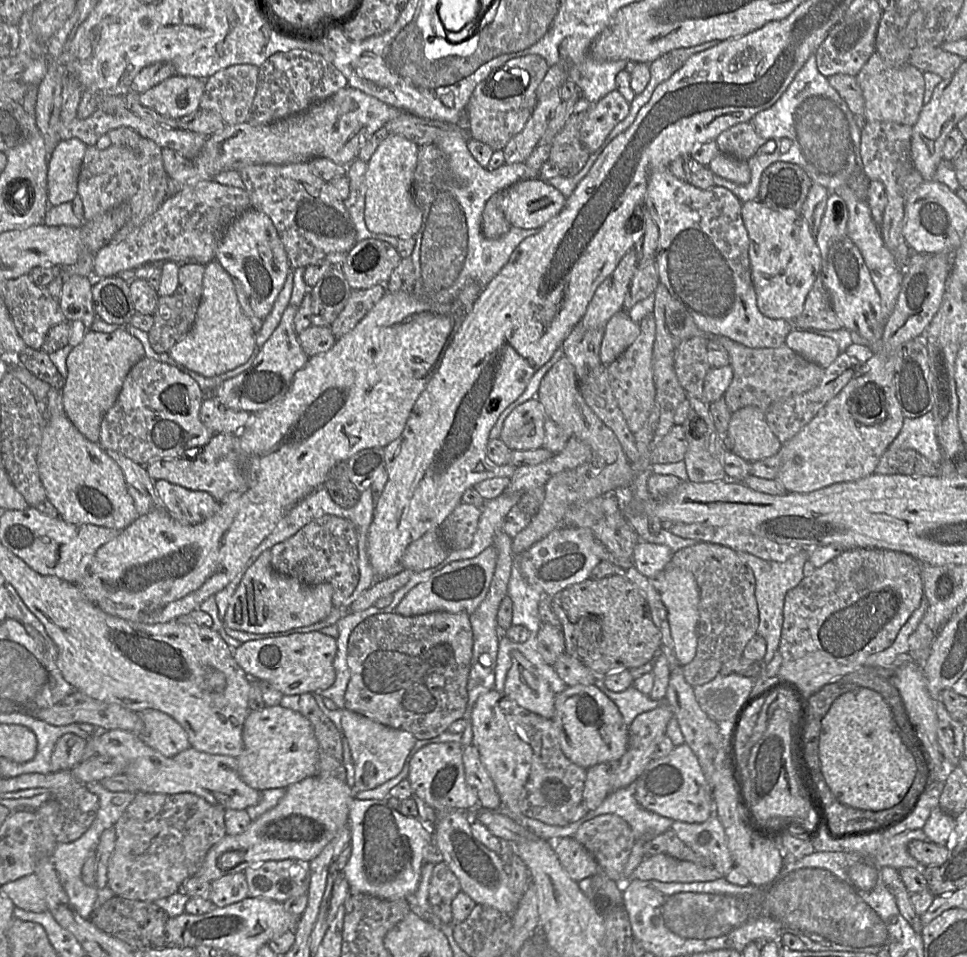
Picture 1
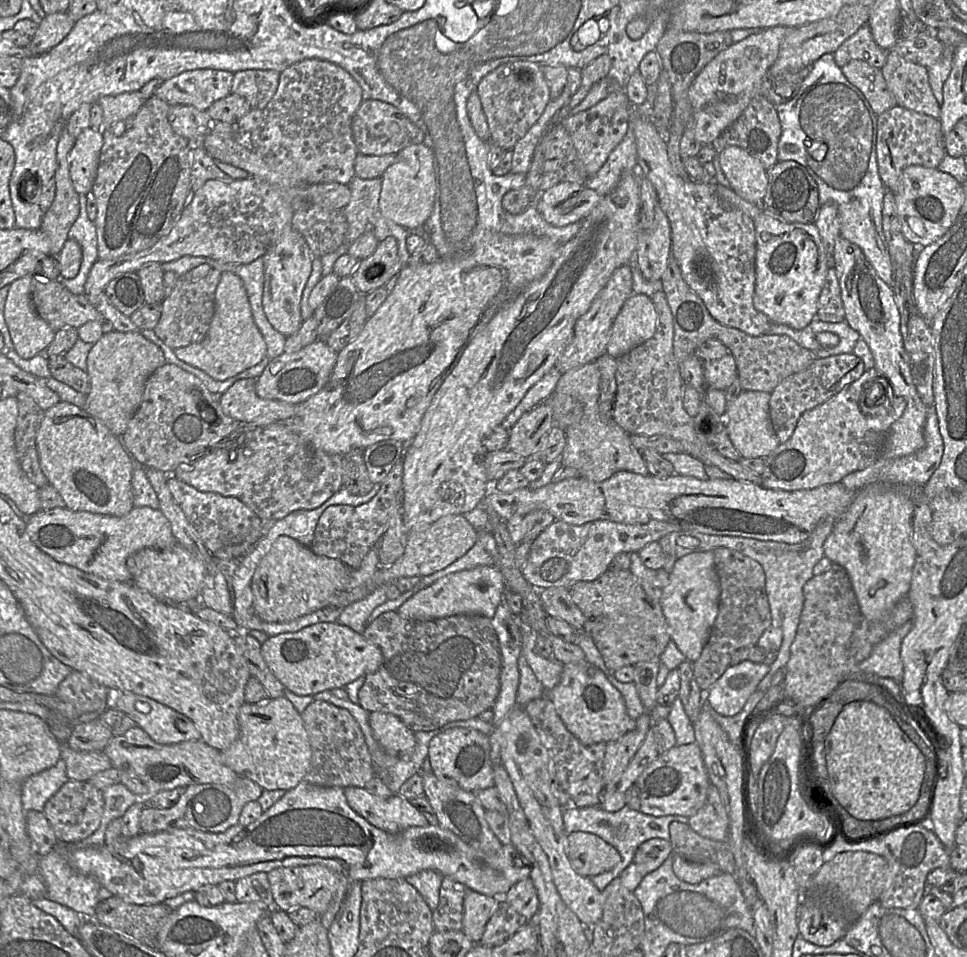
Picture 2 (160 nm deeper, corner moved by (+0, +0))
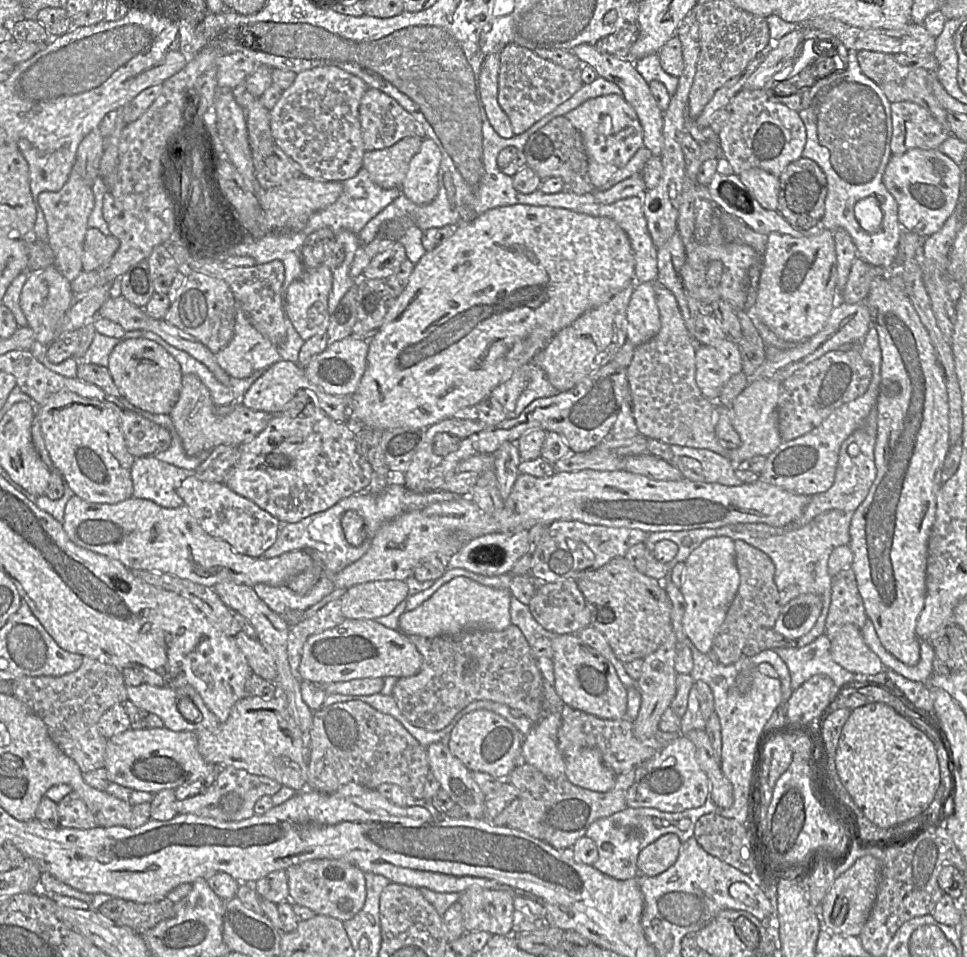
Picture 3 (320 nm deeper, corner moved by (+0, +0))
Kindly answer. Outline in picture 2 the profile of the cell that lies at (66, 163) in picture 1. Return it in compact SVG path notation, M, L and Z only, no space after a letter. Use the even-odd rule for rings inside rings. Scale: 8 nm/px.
M88 127L76 138L68 162L70 177L75 191L79 195L92 190L103 146L103 134Z

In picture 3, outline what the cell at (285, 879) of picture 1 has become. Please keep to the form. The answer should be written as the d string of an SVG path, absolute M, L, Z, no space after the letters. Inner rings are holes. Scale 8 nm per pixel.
M313 859L286 869L289 900L309 908L315 914L330 916L342 922L360 912L366 900L365 873L357 866L338 859Z

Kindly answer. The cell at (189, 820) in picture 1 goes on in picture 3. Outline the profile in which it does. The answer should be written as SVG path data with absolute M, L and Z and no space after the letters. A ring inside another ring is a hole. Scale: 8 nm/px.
M226 766L220 768L214 783L204 792L191 798L177 800L175 806L178 814L191 813L220 821L240 821L255 815L254 806L261 797L272 796L281 788L282 785L271 778Z

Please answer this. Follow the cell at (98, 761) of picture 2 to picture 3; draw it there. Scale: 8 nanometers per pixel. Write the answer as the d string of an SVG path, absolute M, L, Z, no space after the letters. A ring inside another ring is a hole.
M84 657L81 666L74 672L59 677L23 676L13 680L12 685L14 697L26 704L43 720L51 739L65 755L79 766L82 773L105 766L107 739L99 733L97 723L107 709L114 704L124 703L127 700L127 686L121 669L90 657Z

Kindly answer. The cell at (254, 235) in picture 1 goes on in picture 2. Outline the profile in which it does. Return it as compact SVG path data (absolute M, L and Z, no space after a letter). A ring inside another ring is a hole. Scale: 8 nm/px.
M286 227L263 255L263 311L273 328L286 337L296 333L303 322L301 300L314 258L302 235L292 227Z

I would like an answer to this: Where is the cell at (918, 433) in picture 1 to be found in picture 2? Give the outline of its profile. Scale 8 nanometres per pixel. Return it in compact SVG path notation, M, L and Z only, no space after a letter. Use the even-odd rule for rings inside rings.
M933 408L927 413L923 434L925 446L920 451L900 458L880 457L865 470L847 475L841 483L851 491L859 491L868 485L875 484L924 486L939 467L944 452L944 442L939 431L937 414Z

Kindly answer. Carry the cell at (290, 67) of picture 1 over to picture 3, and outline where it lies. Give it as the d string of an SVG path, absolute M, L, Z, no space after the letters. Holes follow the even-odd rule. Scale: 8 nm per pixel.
M334 66L316 67L296 74L293 84L283 91L270 110L270 127L275 144L300 166L302 175L318 181L337 181L354 177L362 168L365 153L359 105L368 89L358 77Z

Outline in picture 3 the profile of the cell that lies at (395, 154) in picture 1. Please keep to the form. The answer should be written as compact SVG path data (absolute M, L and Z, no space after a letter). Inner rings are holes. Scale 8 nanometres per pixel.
M424 138L419 151L412 157L401 193L417 205L427 205L438 193L438 171L442 154L437 144Z

